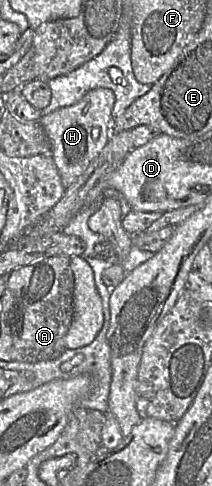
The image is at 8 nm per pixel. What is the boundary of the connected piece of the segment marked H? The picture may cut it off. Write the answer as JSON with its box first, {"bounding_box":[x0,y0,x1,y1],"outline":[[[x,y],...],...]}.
{"bounding_box":[39,88,114,189],"outline":[[[96,88],[87,92],[76,104],[59,108],[39,120],[50,142],[50,154],[65,189],[73,185],[89,164],[101,153],[112,135],[114,92]]]}

